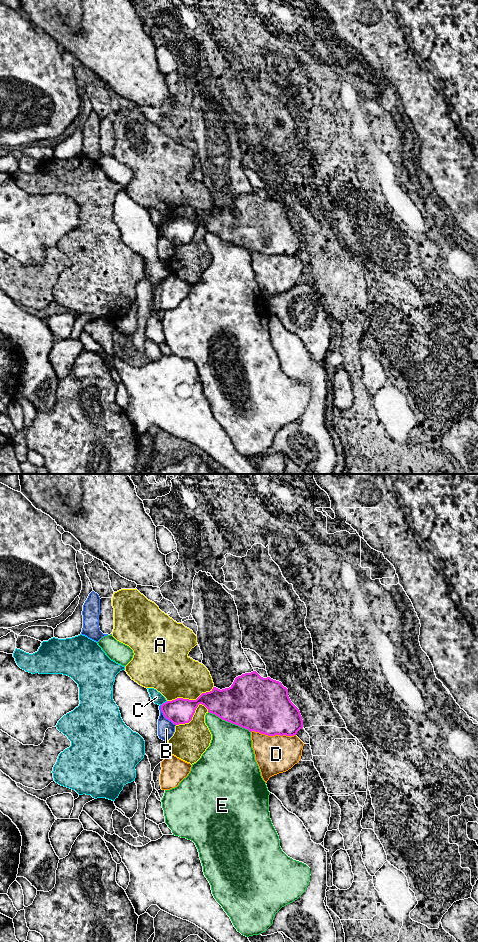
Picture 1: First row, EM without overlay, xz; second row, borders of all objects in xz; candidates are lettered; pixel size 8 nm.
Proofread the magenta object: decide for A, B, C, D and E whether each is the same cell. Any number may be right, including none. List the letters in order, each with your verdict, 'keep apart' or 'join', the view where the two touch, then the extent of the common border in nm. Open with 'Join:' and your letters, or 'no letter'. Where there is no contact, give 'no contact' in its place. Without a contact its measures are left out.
Join: no letter
A: keep apart | xz | 400 nm
B: keep apart | xz | 200 nm
C: keep apart | xz | 70 nm
D: keep apart | xz | 360 nm
E: keep apart | xz | 380 nm

